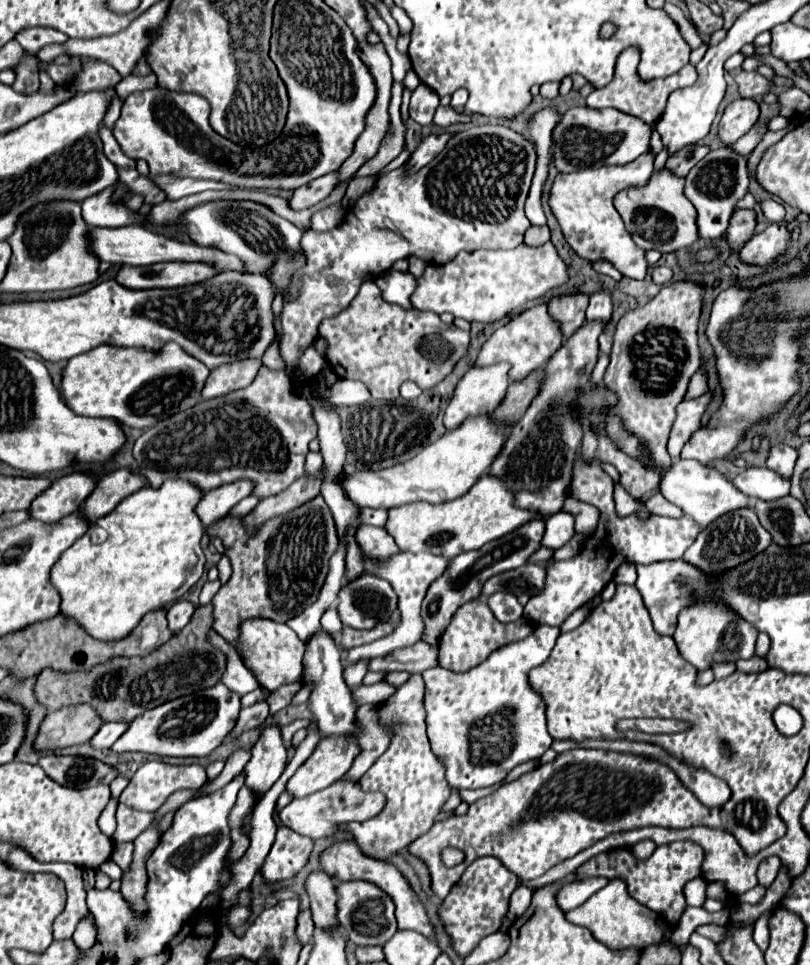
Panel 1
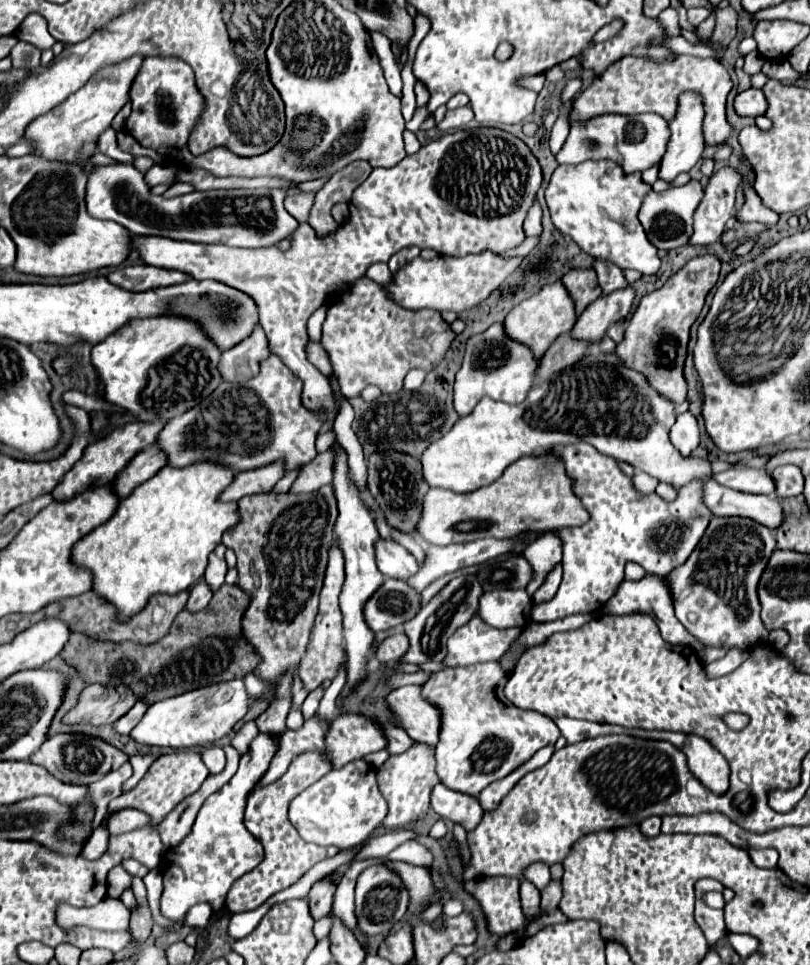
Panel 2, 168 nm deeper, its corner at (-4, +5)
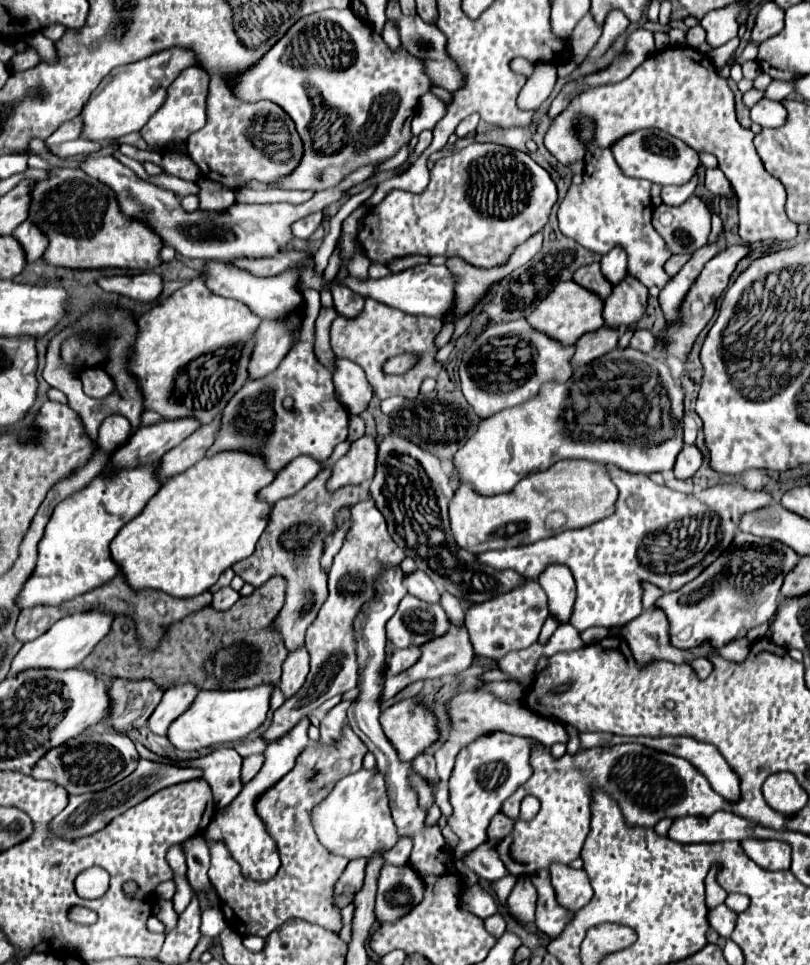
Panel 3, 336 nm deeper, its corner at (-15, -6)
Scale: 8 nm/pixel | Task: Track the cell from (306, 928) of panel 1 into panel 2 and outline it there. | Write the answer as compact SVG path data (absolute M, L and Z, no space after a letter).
M325 879L317 881L311 887L307 901L309 901L309 909L311 909L311 915L313 915L315 921L321 919L321 917L325 917L331 911L333 893L335 893L335 885L329 883L329 881L325 881Z

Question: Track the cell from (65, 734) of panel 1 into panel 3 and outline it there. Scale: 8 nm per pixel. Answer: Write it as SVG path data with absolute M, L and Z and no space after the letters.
M116 678L110 686L112 710L106 724L114 726L118 732L144 726L148 722L148 716L152 716L152 712L160 704L162 694L164 690L160 690L160 686L156 686L148 678Z

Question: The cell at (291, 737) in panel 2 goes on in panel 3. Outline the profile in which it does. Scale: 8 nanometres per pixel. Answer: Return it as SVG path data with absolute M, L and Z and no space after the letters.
M342 700L340 704L336 704L324 718L322 718L322 722L320 722L320 742L324 742L324 744L332 744L332 742L336 742L338 738L340 738L340 732L342 732L342 728L346 726L346 710L348 710L348 706L350 706L352 702L348 700Z

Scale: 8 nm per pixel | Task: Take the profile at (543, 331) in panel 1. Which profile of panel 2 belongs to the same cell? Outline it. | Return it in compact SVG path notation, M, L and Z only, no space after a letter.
M559 281L559 283L545 285L539 293L521 301L517 307L513 307L513 311L503 321L503 327L505 327L505 333L509 333L509 337L513 341L525 343L525 347L529 347L533 351L535 359L539 361L559 335L571 331L575 321L577 321L577 315L575 315L573 301L571 301L567 289L563 287L563 283Z

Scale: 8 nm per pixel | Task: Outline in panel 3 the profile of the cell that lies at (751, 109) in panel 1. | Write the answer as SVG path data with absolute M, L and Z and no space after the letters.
M762 98L756 106L752 106L750 114L752 114L752 122L760 124L762 128L778 128L786 122L786 108L780 102L766 98Z

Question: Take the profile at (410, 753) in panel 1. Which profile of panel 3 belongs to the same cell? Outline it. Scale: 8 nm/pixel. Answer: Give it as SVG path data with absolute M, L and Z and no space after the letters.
M412 772L412 776L410 776L410 780L412 780L412 784L414 784L414 788L416 788L416 792L418 792L418 800L420 800L420 806L422 808L430 808L432 806L432 802L434 802L434 788L424 780L424 778L420 778L418 774L414 774Z

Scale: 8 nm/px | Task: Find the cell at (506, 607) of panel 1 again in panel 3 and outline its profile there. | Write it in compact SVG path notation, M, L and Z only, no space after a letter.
M528 580L524 582L524 586L516 586L516 590L510 590L508 594L500 594L496 598L490 598L488 602L470 606L464 612L464 626L470 634L470 642L476 656L500 660L508 652L532 646L538 640L538 634L546 618L548 618L546 594L536 580Z

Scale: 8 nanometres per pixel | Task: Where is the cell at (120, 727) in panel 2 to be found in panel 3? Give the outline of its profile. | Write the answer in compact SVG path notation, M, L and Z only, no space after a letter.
M192 682L188 684L176 684L172 688L168 688L164 692L162 702L158 704L156 712L148 718L148 728L156 734L166 734L168 726L188 710L188 706L192 706L192 702L196 700L200 688Z

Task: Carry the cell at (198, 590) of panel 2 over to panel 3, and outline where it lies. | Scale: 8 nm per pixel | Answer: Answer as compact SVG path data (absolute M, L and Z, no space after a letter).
M230 586L228 588L222 588L214 594L214 600L212 600L212 608L216 610L228 610L236 604L236 600L240 598L240 594L236 590L232 590Z

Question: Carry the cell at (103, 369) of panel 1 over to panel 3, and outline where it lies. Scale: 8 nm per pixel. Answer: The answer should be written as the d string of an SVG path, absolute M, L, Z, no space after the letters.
M200 276L142 314L138 318L138 326L140 334L134 344L130 368L140 380L146 408L160 412L168 420L190 416L200 420L200 424L208 424L218 412L224 410L230 398L248 380L248 362L252 356L252 346L256 344L260 318L256 318L256 314L252 314L252 310L248 310L248 306L244 306L242 302L212 294L204 286L204 278Z

